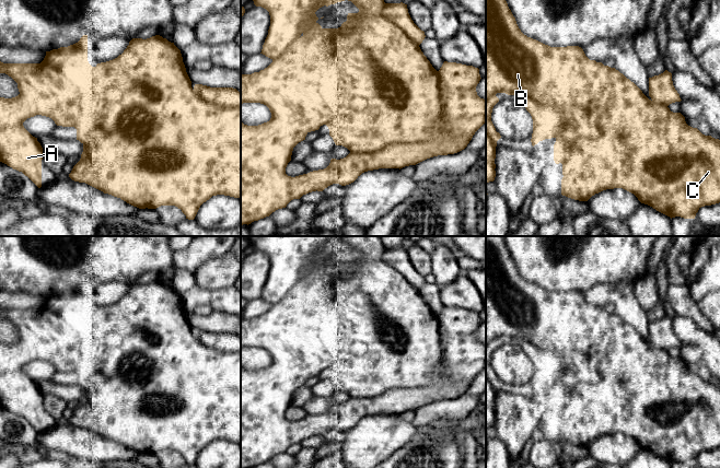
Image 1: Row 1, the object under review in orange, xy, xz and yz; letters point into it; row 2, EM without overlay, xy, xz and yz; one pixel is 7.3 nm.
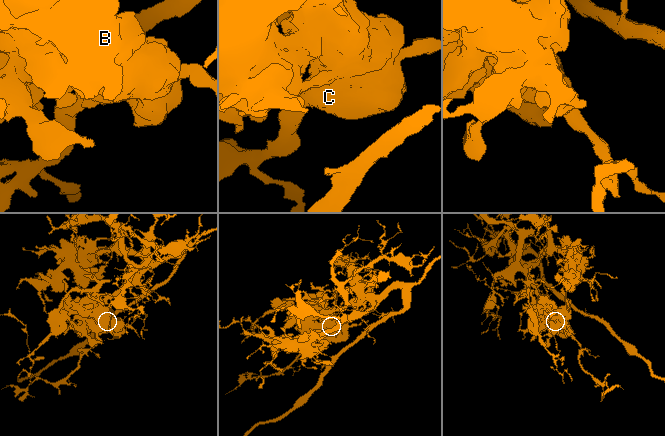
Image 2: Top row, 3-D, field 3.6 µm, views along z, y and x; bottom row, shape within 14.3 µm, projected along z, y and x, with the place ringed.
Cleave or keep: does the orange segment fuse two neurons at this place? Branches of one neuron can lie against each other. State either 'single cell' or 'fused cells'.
fused cells

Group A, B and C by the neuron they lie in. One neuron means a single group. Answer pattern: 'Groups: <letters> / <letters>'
Groups: A / B C

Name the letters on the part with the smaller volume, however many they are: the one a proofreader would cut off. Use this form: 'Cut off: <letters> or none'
Cut off: B, C

